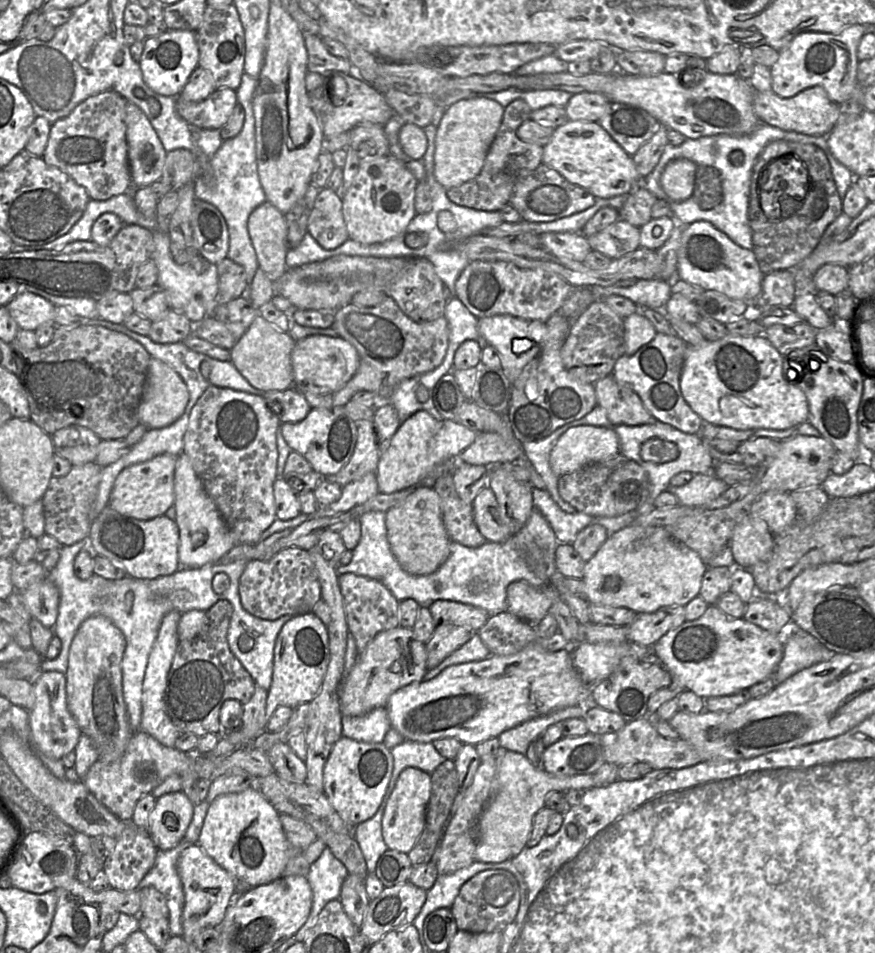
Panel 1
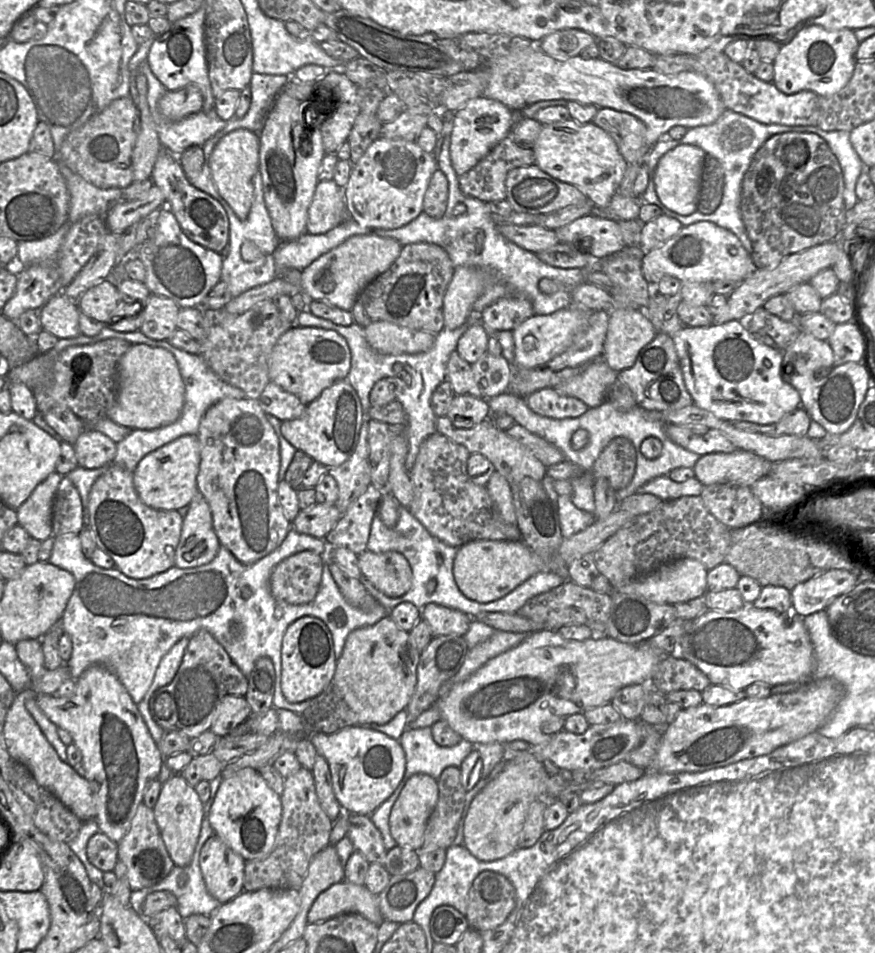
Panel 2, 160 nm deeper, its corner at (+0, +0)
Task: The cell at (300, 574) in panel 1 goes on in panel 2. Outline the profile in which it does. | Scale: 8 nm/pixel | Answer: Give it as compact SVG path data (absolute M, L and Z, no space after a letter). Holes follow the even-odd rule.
M301 551L283 559L270 576L273 596L292 605L310 603L318 593L324 564L325 558L312 551Z

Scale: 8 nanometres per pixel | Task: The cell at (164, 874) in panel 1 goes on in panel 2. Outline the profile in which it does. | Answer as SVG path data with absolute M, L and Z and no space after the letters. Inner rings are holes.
M208 814L203 817L199 838L191 862L185 867L174 866L169 875L158 884L151 886L152 892L168 890L177 898L177 910L183 919L193 914L212 916L221 903L207 890L200 869L200 852L207 839L214 834ZM181 874L188 876L185 885L180 885Z

